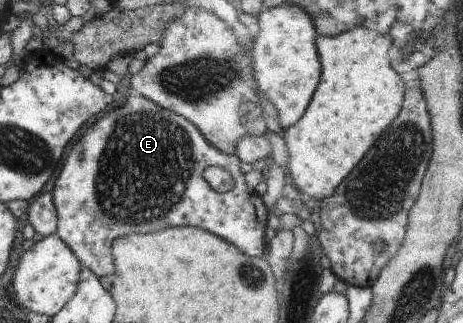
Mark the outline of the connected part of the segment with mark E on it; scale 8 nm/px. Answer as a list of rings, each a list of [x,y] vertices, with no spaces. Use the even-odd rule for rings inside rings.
[[[135,93],[127,98],[121,108],[115,108],[93,122],[81,139],[73,144],[55,181],[52,196],[58,217],[56,234],[77,256],[81,265],[99,278],[115,274],[112,246],[116,239],[158,232],[165,228],[195,226],[227,240],[247,256],[265,257],[268,211],[262,198],[247,186],[240,159],[236,154],[225,154],[215,148],[183,116]],[[210,166],[224,168],[231,174],[235,181],[232,190],[218,194],[209,187],[202,174]]]

